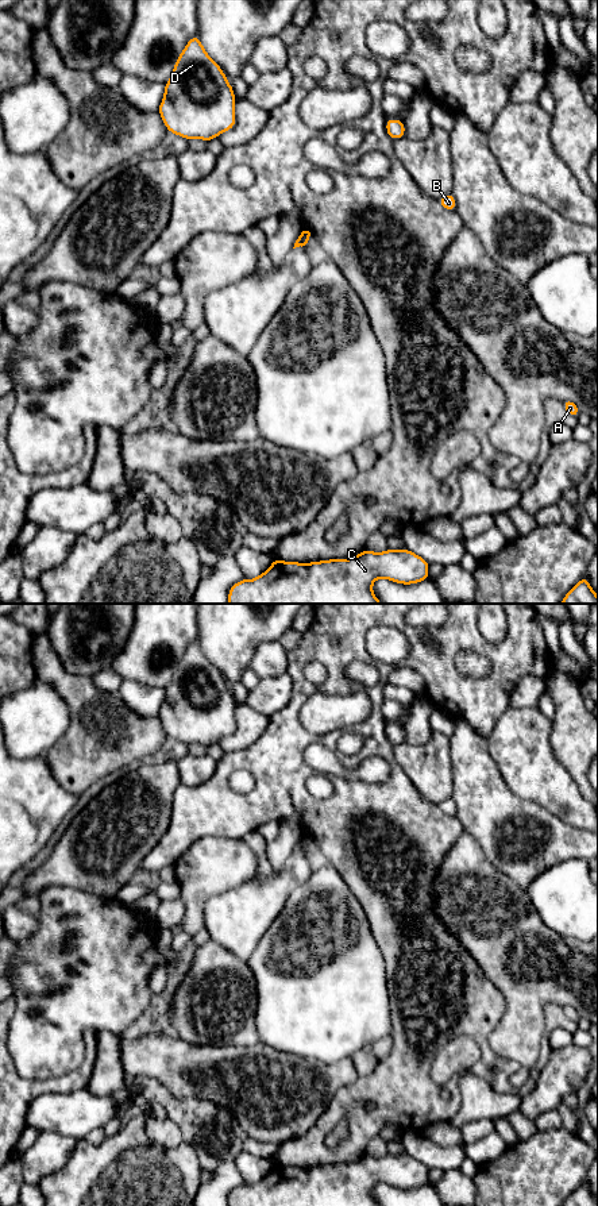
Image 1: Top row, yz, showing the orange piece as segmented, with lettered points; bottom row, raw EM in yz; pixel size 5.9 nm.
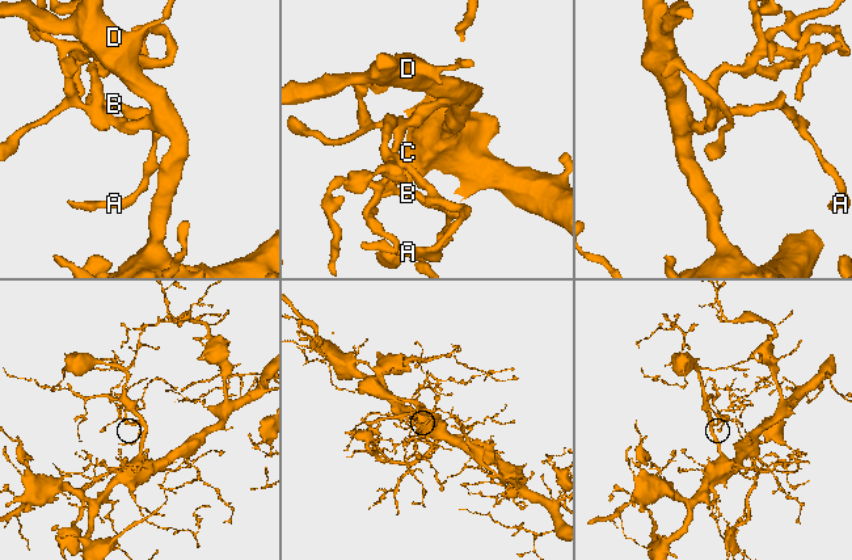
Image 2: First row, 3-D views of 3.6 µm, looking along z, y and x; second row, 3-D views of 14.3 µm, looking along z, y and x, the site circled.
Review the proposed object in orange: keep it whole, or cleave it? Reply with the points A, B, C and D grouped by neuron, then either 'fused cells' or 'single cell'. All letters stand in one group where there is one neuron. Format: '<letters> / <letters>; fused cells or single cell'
A B / C D; fused cells

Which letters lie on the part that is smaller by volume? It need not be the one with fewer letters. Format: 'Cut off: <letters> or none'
Cut off: A, B

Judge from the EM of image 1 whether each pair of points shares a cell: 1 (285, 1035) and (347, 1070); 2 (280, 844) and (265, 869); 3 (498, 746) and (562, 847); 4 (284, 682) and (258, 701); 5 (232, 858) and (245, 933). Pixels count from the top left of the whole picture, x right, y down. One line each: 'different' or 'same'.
1: different
2: different
3: different
4: same
5: different

